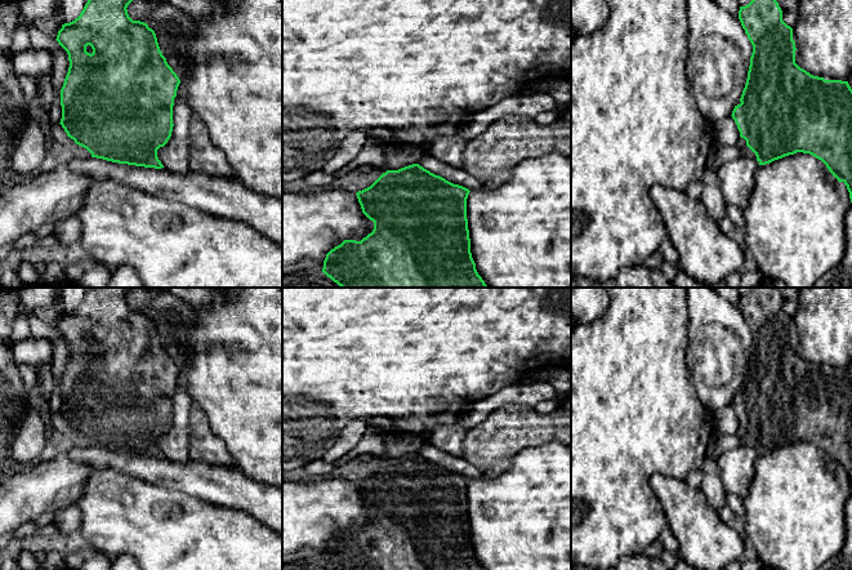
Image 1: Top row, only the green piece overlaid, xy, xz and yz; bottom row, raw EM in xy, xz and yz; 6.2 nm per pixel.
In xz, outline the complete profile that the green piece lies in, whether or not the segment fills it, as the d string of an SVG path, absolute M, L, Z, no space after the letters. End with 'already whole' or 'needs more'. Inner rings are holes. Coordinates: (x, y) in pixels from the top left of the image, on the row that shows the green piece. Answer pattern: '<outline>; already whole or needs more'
M412 164L398 170L387 170L370 187L356 193L362 213L374 222L373 232L361 241L344 240L340 245L331 249L324 260L322 272L340 288L489 288L478 275L470 253L467 219L467 199L469 192L468 188L454 184L445 178L431 173L419 164Z; already whole

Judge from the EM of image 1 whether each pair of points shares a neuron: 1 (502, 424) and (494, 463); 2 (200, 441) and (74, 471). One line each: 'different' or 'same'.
1: same
2: different

